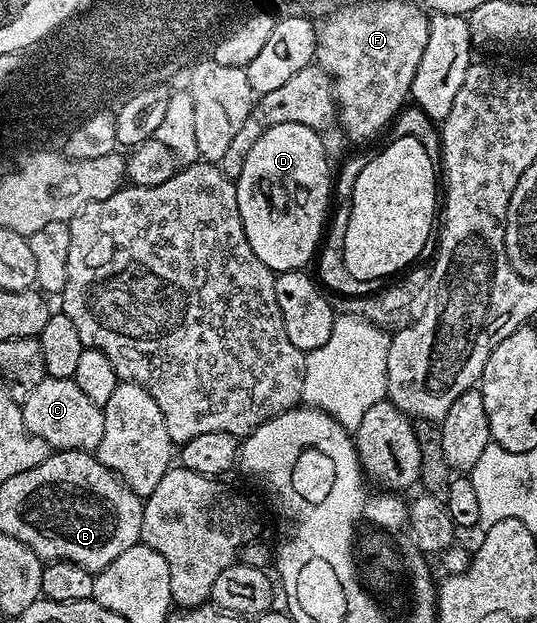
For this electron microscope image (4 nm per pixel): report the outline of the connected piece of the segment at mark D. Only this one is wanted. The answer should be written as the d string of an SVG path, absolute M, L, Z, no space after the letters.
M299 123L270 125L247 155L247 163L243 163L243 171L235 179L239 215L243 219L247 243L251 243L251 251L255 251L255 255L259 255L261 262L274 274L292 269L304 270L305 264L314 260L322 244L327 229L327 214L331 209L331 169L329 173L329 157L325 154L321 137L318 130Z

